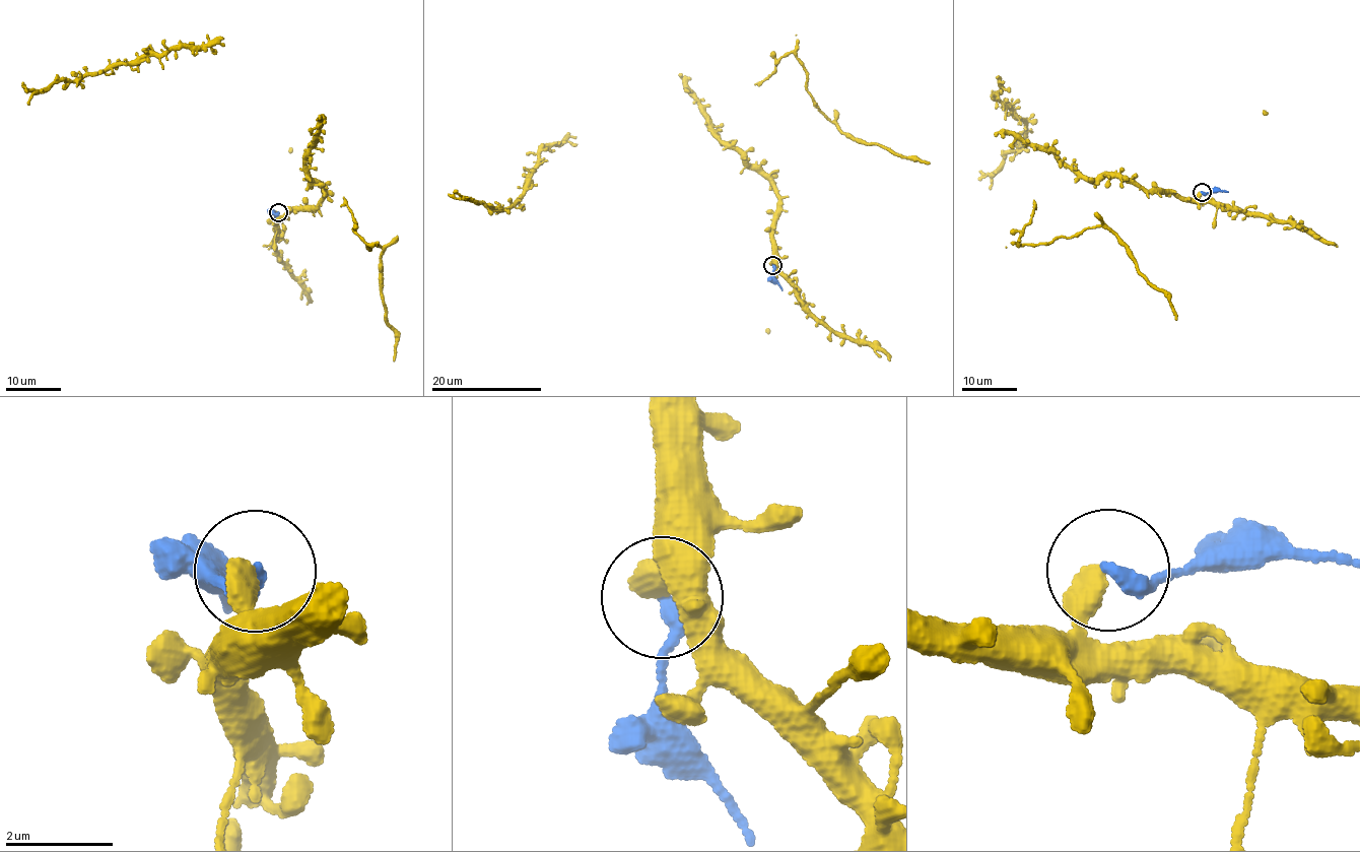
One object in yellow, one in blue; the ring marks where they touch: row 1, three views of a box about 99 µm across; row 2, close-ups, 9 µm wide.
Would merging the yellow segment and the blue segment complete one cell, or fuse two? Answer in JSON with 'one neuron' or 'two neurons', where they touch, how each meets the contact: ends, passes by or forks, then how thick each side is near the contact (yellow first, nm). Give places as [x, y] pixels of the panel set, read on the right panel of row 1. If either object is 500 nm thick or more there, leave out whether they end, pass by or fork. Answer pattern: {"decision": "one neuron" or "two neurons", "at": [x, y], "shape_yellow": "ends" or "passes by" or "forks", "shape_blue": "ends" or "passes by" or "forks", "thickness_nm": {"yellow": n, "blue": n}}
{"decision": "two neurons", "at": [1202, 192], "shape_yellow": "ends", "shape_blue": "ends", "thickness_nm": {"yellow": 460, "blue": 320}}

